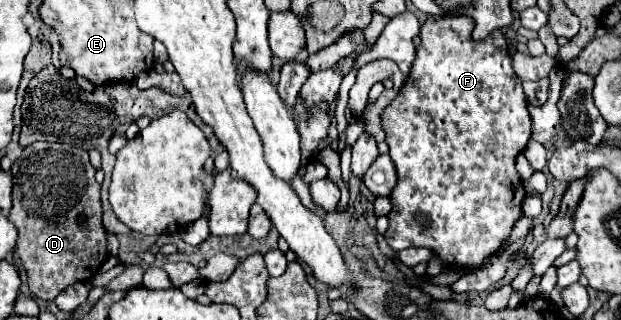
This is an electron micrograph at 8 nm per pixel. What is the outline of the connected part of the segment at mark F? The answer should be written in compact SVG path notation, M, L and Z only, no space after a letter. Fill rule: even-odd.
M442 17L442 19L428 19L422 29L420 29L420 47L416 49L416 59L412 63L410 75L404 81L404 87L400 89L398 97L386 107L386 111L382 113L382 127L386 131L386 143L390 147L390 157L396 165L396 187L390 193L390 201L392 201L392 211L388 213L390 219L390 227L386 231L386 243L398 251L398 249L410 249L410 247L424 247L430 249L436 257L440 257L446 267L450 269L468 269L468 267L480 267L484 261L488 261L490 257L494 257L502 245L508 241L508 237L512 235L512 227L524 217L524 209L522 209L522 201L526 197L522 179L514 167L516 155L524 151L524 147L530 141L530 133L532 133L532 119L528 115L526 109L526 99L524 99L524 91L522 91L522 83L518 79L518 75L514 73L512 67L512 57L508 55L508 43L504 39L504 35L500 31L490 33L484 41L474 41L472 39L472 29L474 29L474 21L470 17ZM420 211L422 215L428 217L426 223L416 221L414 213Z

